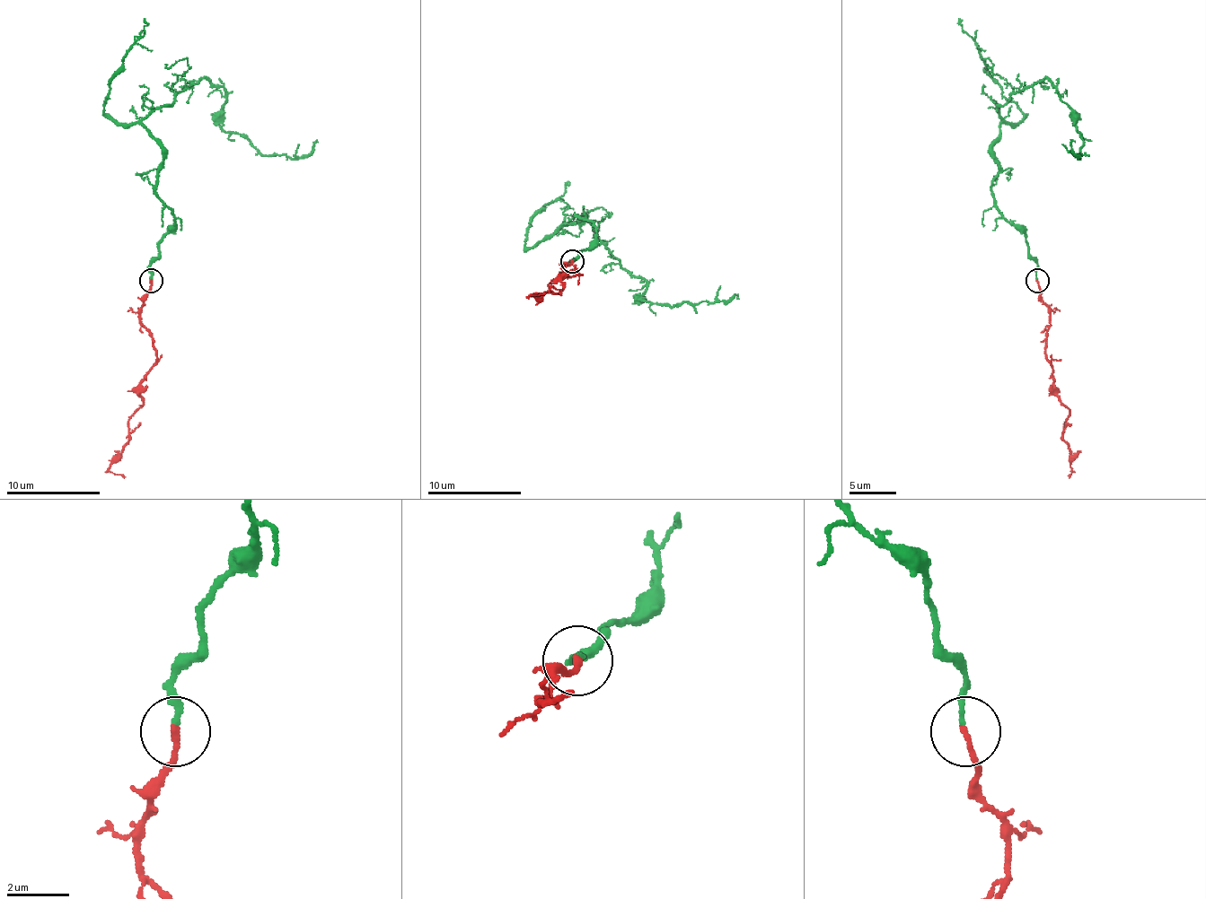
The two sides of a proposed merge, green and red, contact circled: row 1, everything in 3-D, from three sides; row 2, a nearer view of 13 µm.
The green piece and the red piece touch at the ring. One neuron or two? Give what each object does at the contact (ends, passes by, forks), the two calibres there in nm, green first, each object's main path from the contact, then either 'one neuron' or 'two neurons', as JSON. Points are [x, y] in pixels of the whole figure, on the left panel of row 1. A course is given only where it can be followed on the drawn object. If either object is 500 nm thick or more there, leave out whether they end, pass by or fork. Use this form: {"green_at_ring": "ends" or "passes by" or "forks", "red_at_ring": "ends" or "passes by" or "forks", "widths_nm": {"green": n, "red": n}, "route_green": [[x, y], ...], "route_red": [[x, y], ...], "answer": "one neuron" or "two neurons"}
{"green_at_ring": "ends", "red_at_ring": "ends", "widths_nm": {"green": 120, "red": 180}, "route_green": [[152, 281], [175, 222], [142, 121], [156, 109], [206, 79], [224, 88], [224, 131], [262, 154], [318, 143]], "route_red": [[152, 281], [139, 323], [156, 361], [109, 469], [126, 476]], "answer": "one neuron"}

